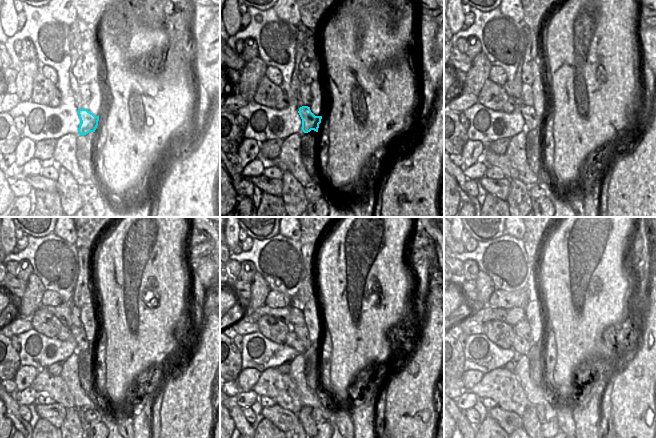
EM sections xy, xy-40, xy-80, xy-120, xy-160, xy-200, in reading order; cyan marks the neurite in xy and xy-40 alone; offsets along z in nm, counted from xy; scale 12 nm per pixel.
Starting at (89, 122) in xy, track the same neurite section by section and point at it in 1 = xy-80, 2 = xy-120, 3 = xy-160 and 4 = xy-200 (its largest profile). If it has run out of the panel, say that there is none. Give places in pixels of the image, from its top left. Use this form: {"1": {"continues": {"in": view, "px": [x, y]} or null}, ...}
{"1": {"continues": {"in": "xy-80", "px": [532, 121]}}, "2": {"continues": {"in": "xy-120", "px": [83, 344]}}, "3": {"continues": {"in": "xy-160", "px": [302, 332]}}, "4": {"continues": {"in": "xy-200", "px": [522, 329]}}}

